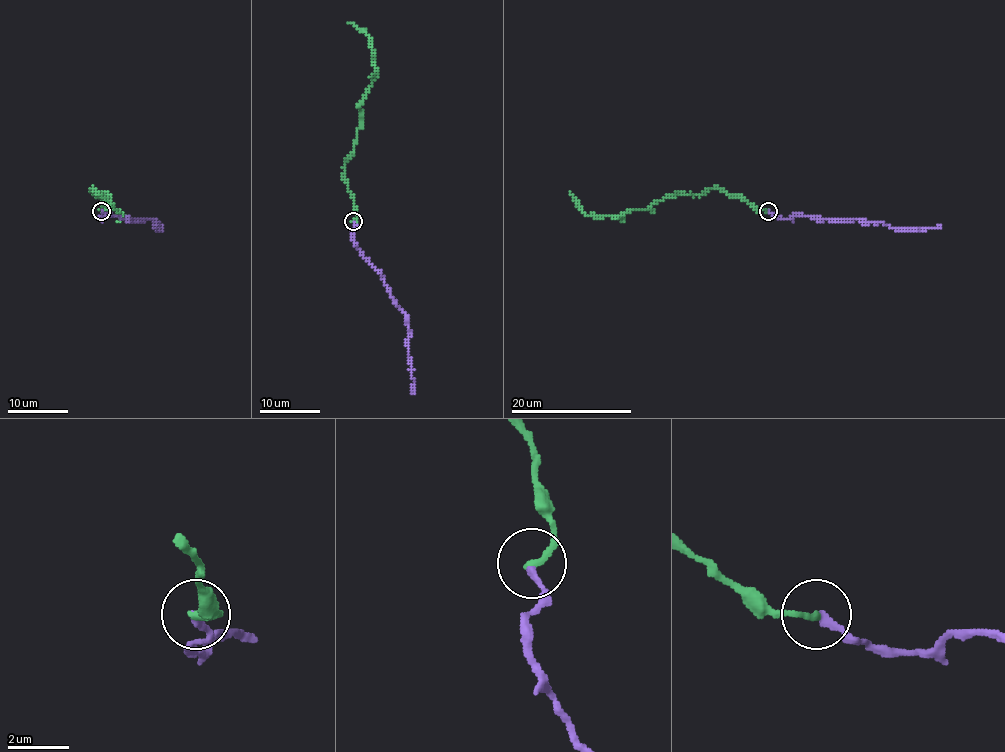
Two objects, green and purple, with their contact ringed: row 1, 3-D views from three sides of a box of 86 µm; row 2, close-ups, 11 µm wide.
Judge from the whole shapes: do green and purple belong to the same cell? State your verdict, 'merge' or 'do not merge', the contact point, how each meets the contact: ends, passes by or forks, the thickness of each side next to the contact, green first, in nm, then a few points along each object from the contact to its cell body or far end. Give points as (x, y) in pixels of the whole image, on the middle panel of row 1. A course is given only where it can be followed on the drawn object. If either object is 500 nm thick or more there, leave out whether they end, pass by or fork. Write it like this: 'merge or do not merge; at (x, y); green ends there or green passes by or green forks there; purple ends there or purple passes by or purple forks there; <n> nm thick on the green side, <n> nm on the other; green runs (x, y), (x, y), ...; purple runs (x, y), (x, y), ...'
merge; at (353, 221); green ends there; purple ends there; 240 nm thick on the green side, 220 nm on the other; green runs (353, 221), (358, 209), (342, 177), (344, 164), (353, 150), (361, 103), (376, 72), (370, 37), (347, 22); purple runs (353, 221), (356, 227), (353, 242), (379, 272), (406, 319), (413, 394)

